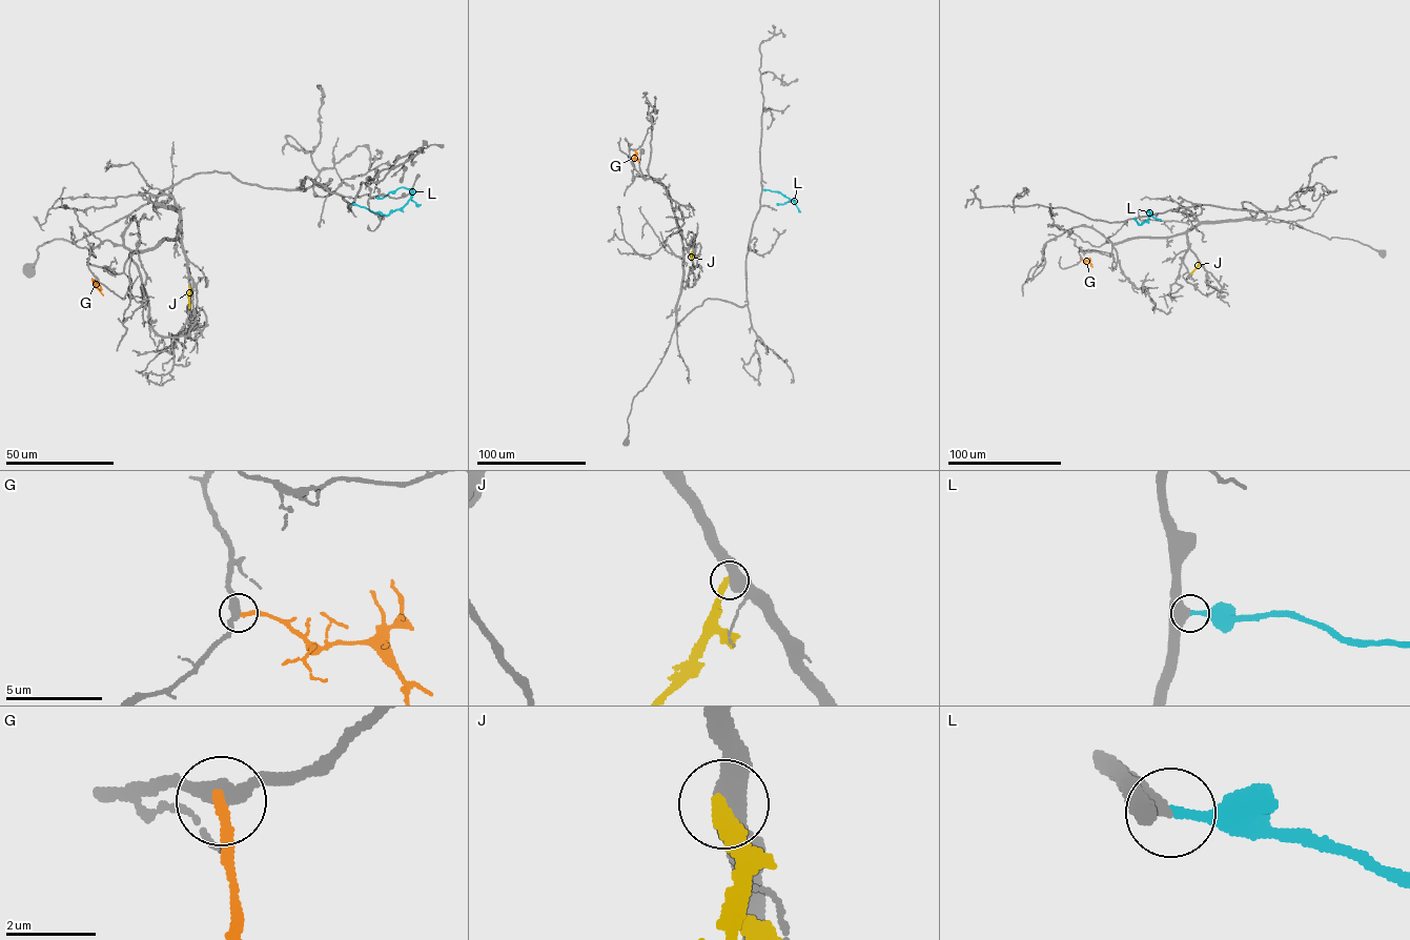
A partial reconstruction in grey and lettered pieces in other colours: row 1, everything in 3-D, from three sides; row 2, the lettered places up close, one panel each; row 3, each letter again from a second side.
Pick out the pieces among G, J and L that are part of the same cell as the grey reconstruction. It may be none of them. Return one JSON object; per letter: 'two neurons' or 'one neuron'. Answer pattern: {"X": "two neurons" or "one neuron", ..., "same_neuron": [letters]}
{"G": "two neurons", "J": "two neurons", "L": "one neuron", "same_neuron": ["L"]}

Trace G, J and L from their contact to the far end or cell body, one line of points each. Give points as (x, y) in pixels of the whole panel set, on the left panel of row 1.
G: (98, 282), (96, 286), (103, 295)
J: (189, 286), (190, 307)
L: (349, 204), (387, 215), (407, 202), (412, 190), (401, 187), (382, 198), (375, 196)

